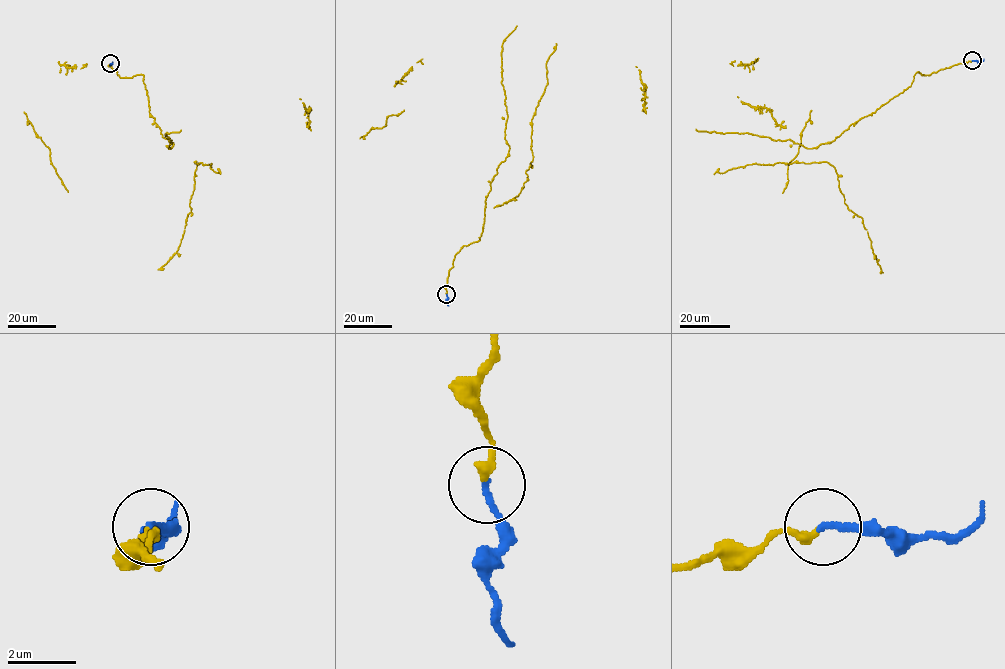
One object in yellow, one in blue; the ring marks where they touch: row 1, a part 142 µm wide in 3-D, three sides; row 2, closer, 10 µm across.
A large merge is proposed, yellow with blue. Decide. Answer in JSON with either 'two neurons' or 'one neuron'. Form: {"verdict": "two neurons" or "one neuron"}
{"verdict": "one neuron"}

